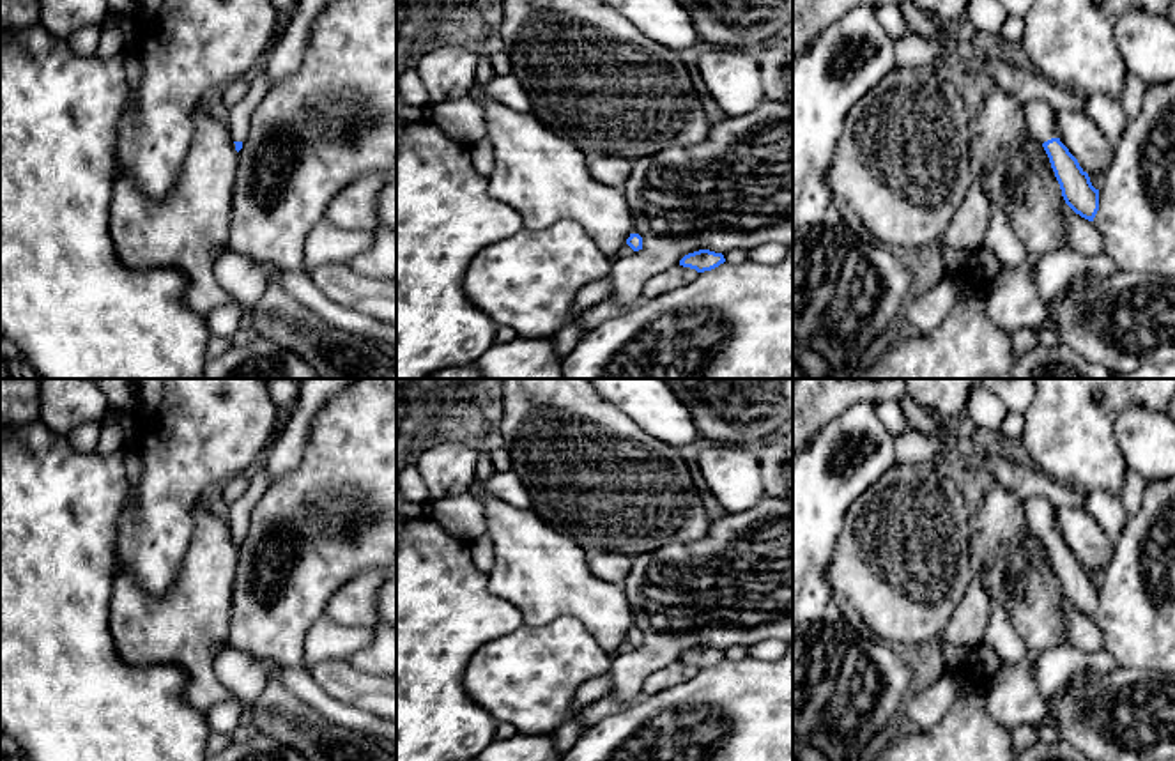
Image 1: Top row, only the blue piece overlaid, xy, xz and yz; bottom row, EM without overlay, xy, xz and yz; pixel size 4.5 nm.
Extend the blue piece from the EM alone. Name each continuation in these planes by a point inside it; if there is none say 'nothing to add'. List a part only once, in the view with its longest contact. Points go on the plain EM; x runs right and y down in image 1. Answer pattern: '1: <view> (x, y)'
1: yz (1039, 512)

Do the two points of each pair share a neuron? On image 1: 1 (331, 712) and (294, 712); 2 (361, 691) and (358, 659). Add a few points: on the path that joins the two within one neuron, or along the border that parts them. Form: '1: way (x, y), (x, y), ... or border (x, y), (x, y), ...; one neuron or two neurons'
1: border (285, 687), (330, 721), (356, 731); two neurons
2: border (347, 661), (363, 671), (377, 675); two neurons

